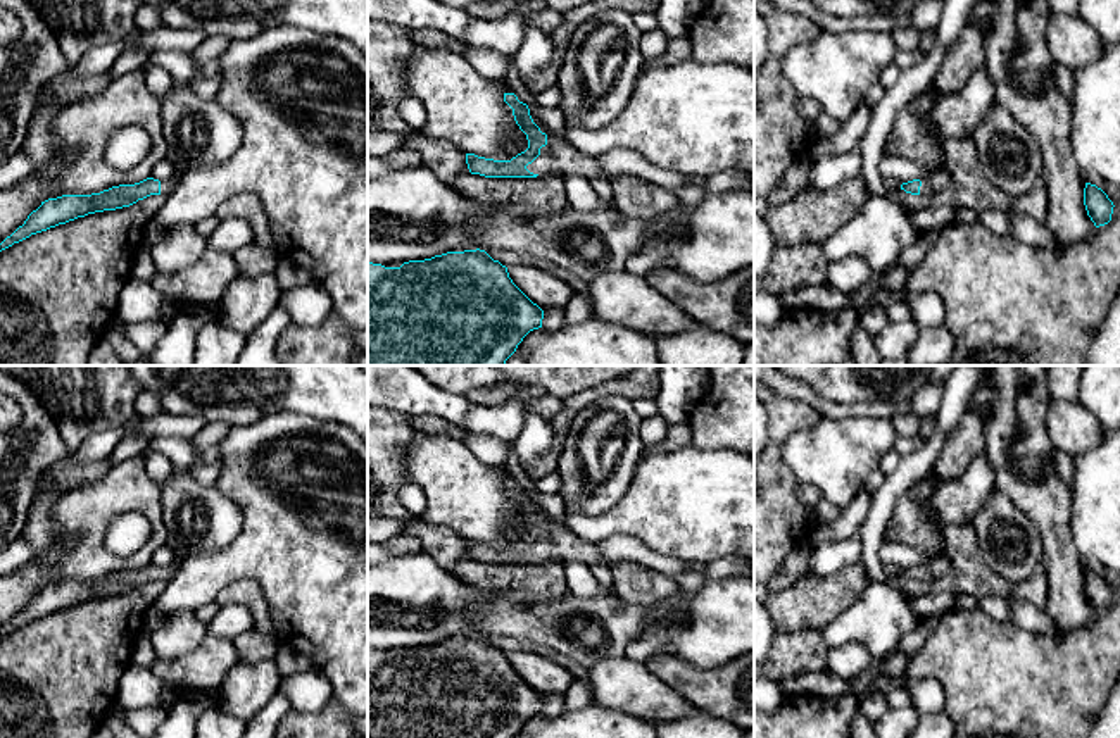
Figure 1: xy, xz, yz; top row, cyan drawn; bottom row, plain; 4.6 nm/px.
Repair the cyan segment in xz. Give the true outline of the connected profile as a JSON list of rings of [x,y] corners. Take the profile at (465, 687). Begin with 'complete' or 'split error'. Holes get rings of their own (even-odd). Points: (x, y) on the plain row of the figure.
complete; [[[480,635],[447,638],[425,647],[409,647],[400,654],[368,648],[368,738],[516,738],[530,717],[542,714],[542,705],[544,697],[513,669],[507,654]]]

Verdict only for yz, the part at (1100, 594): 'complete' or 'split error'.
complete

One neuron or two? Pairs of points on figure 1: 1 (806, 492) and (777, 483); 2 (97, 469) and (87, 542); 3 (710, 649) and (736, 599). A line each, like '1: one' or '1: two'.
1: two
2: two
3: one

